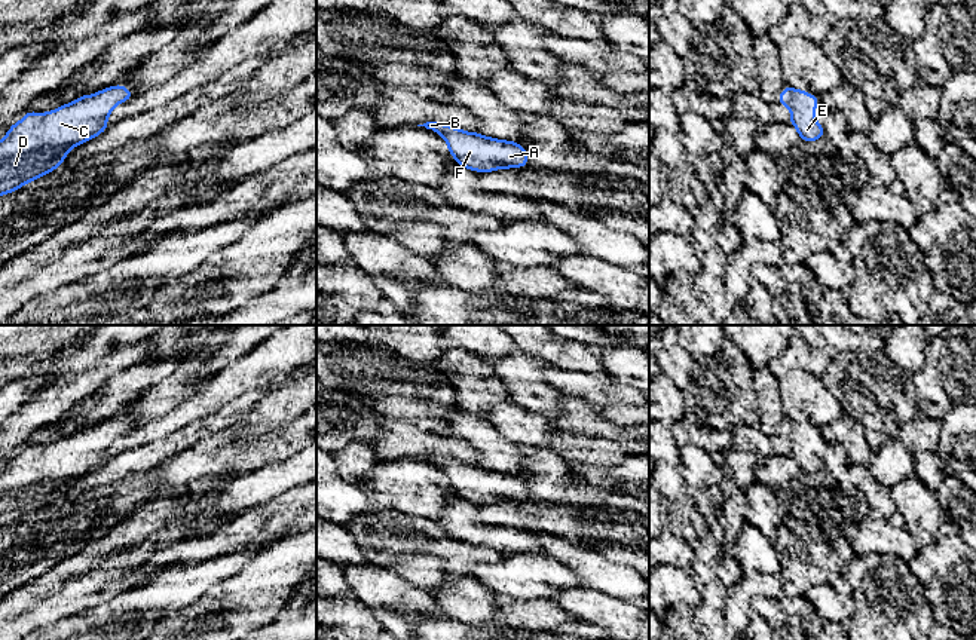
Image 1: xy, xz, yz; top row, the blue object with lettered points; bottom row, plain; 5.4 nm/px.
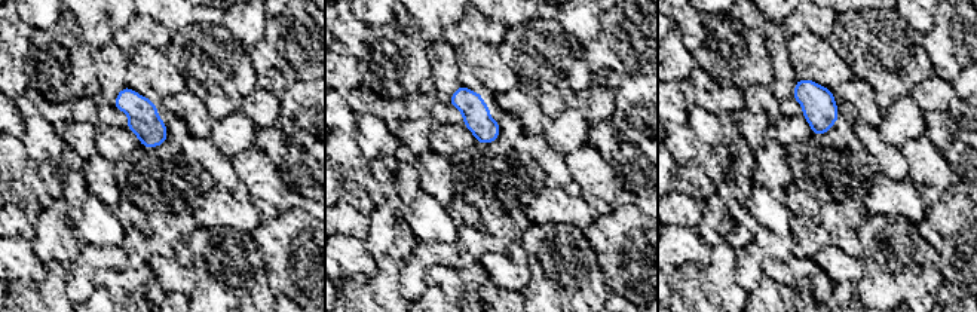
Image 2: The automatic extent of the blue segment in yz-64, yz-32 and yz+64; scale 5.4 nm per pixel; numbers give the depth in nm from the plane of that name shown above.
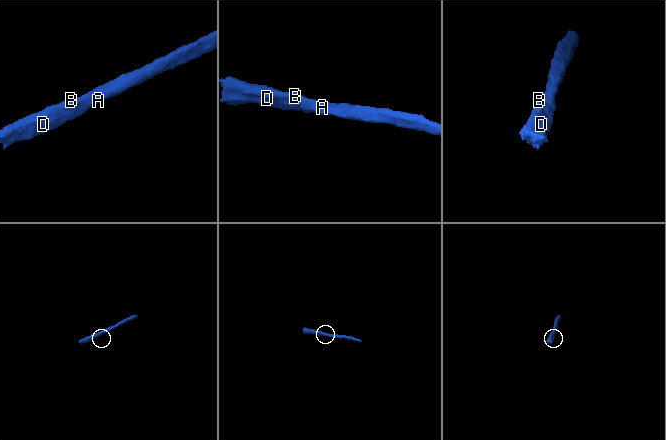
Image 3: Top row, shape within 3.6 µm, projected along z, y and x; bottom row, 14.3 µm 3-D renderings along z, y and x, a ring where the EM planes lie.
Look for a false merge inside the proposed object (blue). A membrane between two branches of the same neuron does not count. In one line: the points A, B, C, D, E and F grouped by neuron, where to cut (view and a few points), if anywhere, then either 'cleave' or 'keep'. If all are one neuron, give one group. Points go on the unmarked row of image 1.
groups A B C D E F; cut none; keep

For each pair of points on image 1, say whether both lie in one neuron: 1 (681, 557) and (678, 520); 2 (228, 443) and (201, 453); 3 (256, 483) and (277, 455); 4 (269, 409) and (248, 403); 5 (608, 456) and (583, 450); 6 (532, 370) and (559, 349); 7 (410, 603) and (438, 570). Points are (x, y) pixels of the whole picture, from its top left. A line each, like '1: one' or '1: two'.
1: two
2: one
3: two
4: two
5: one
6: two
7: two

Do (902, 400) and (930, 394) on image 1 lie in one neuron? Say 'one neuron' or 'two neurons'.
two neurons

